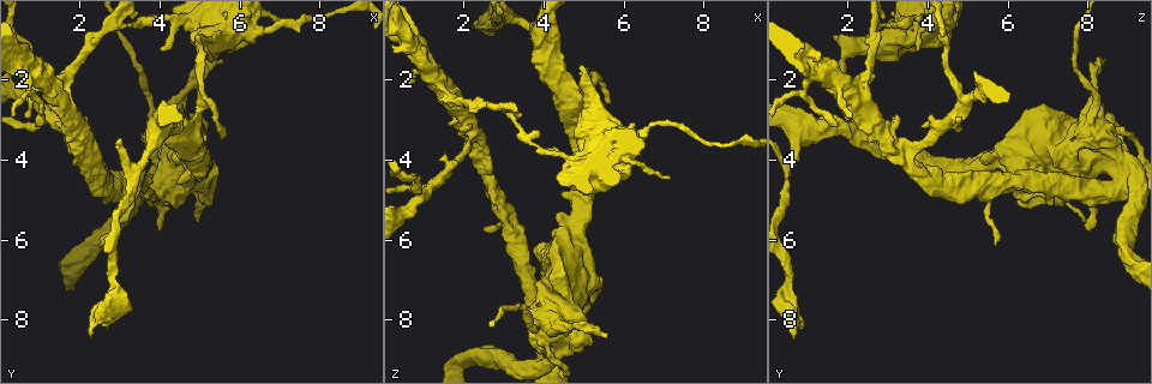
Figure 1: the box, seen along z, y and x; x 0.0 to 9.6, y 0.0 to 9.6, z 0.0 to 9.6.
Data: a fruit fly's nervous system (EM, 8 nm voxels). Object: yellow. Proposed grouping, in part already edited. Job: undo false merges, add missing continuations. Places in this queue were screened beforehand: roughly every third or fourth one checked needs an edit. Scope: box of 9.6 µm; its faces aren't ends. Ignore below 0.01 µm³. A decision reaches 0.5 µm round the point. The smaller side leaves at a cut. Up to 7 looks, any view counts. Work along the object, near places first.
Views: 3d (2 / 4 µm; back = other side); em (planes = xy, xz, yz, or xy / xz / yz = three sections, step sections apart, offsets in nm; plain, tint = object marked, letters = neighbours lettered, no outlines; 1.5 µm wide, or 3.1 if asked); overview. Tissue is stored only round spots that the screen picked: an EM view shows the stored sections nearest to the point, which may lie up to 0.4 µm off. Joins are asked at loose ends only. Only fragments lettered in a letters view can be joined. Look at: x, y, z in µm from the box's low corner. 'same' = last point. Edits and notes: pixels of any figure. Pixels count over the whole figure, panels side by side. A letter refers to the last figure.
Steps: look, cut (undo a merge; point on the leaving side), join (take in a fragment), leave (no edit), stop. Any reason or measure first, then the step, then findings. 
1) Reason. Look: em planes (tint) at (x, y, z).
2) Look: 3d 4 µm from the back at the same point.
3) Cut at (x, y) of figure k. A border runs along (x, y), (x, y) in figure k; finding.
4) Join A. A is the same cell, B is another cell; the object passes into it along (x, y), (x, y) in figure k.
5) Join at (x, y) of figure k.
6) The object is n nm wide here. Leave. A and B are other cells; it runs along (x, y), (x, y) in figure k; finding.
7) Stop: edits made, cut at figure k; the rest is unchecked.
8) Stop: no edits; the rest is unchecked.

Look: em planes (tint) at (0.70, 2.95, 2.05).

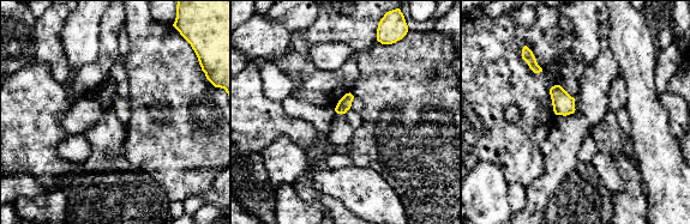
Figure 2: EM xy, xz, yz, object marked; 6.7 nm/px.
What lies round it. Look: em planes (letters) at the same point.

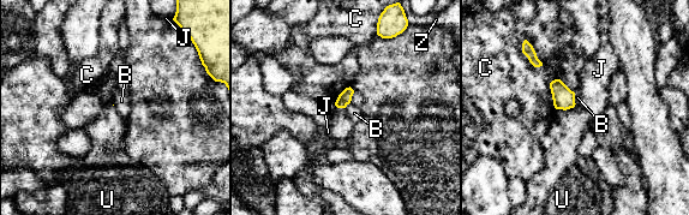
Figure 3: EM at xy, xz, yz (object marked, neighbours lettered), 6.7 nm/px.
Leave. B, C, J, U and Z are other cells; a border runs along (573, 107), (556, 109) in figure 3; none of them fits.

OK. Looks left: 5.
Abrupt turn. Look: 3d 4 µm at (2.20, 4.05, 3.45).

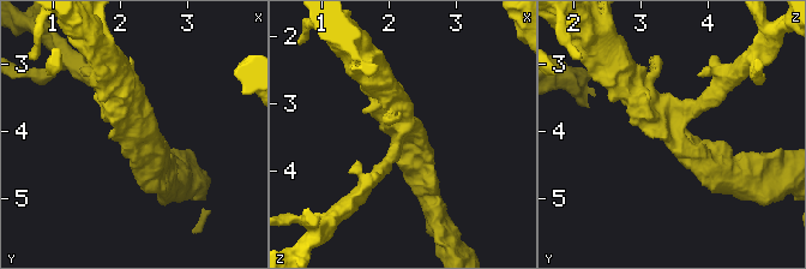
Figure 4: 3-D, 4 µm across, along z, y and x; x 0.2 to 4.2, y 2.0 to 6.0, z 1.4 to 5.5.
Shape alone is not enough. Look: em xy step 4 (tint) at (2.15, 4.05, 3.40).

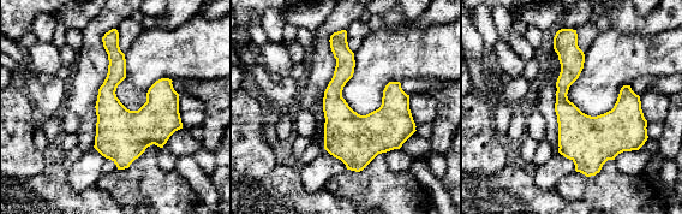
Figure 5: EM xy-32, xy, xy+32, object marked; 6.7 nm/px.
Cut it another way. Look: em planes (letters) at the same point.

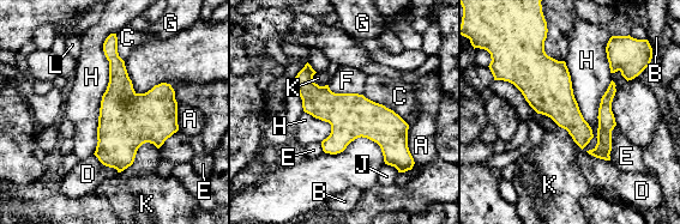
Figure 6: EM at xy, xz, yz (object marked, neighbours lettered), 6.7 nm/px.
Leave. A, B, C, D, E, F, G, H, J, K and L are other cells; a border runs along (328, 84), (335, 92), (362, 95) in figure 6; all the same neuron.

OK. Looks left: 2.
Thin end. Look: em planes (letters) at (2.50, 6.15, 5.65).

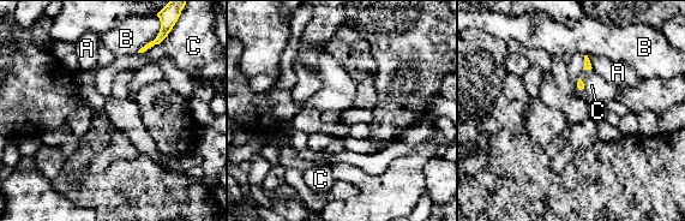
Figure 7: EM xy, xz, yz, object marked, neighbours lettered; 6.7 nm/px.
Leave. A, B and C are other cells; a border runs along (170, 30), (157, 45) in figure 7; none of them fits.

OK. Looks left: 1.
Stop: no edits; the rest is unchecked.

